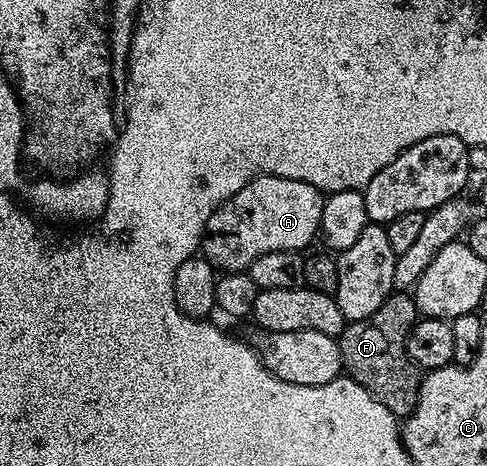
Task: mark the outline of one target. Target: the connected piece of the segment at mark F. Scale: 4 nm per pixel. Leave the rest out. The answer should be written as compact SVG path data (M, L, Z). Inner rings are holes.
M395 292L372 316L364 316L364 320L349 323L338 338L338 347L342 353L342 369L354 382L358 382L372 397L380 400L384 408L388 408L394 417L402 420L411 414L418 399L420 371L406 351L406 338L410 334L411 325L418 321L420 315L413 297L406 292Z

